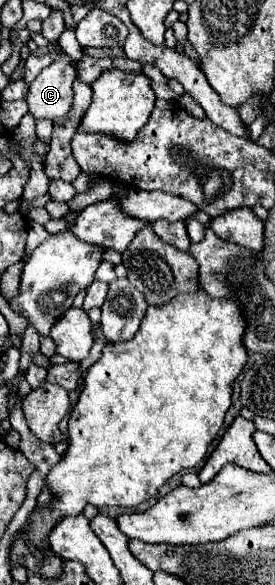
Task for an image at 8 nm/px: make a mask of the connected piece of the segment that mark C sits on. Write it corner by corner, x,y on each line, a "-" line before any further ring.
62,54
60,60
52,62
44,68
36,80
30,84
26,102
28,112
36,120
54,120
68,114
72,108
72,82
76,80
76,72
70,64
70,58

